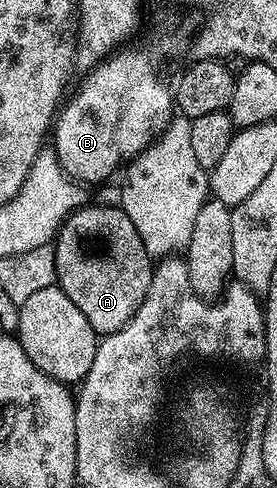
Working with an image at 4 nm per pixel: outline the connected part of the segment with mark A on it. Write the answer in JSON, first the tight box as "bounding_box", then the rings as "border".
{"bounding_box":[52,207,155,337],"border":[[[79,207],[62,222],[52,246],[57,286],[88,317],[88,325],[92,325],[94,332],[101,337],[124,329],[136,309],[140,309],[148,285],[152,285],[155,264],[148,249],[144,249],[140,233],[136,233],[136,225],[128,221],[122,208]]]}

